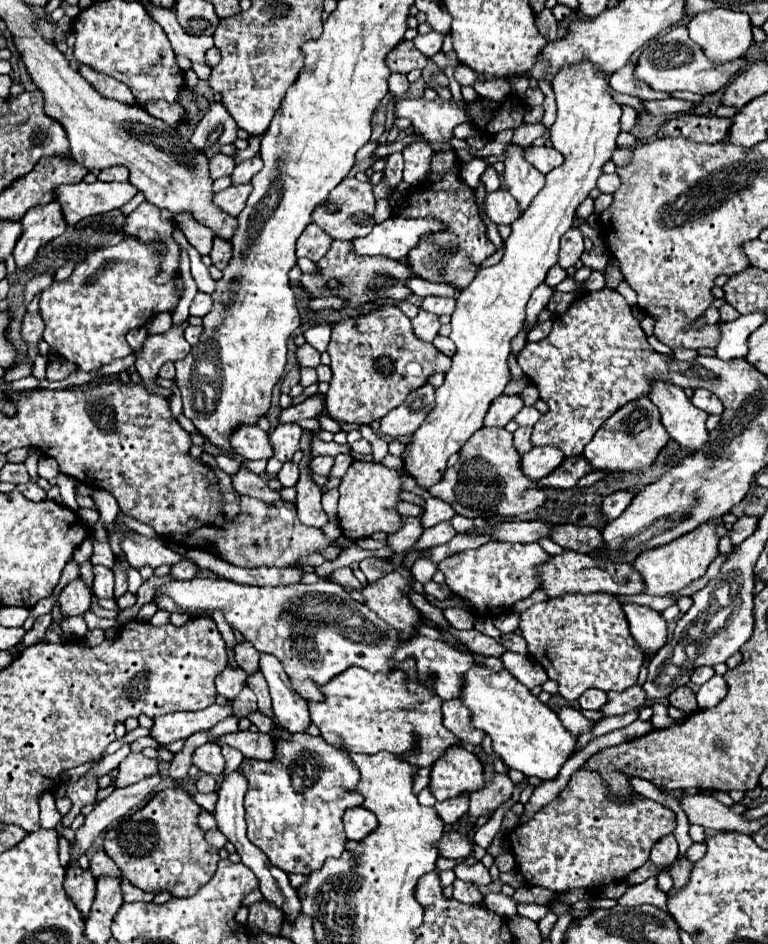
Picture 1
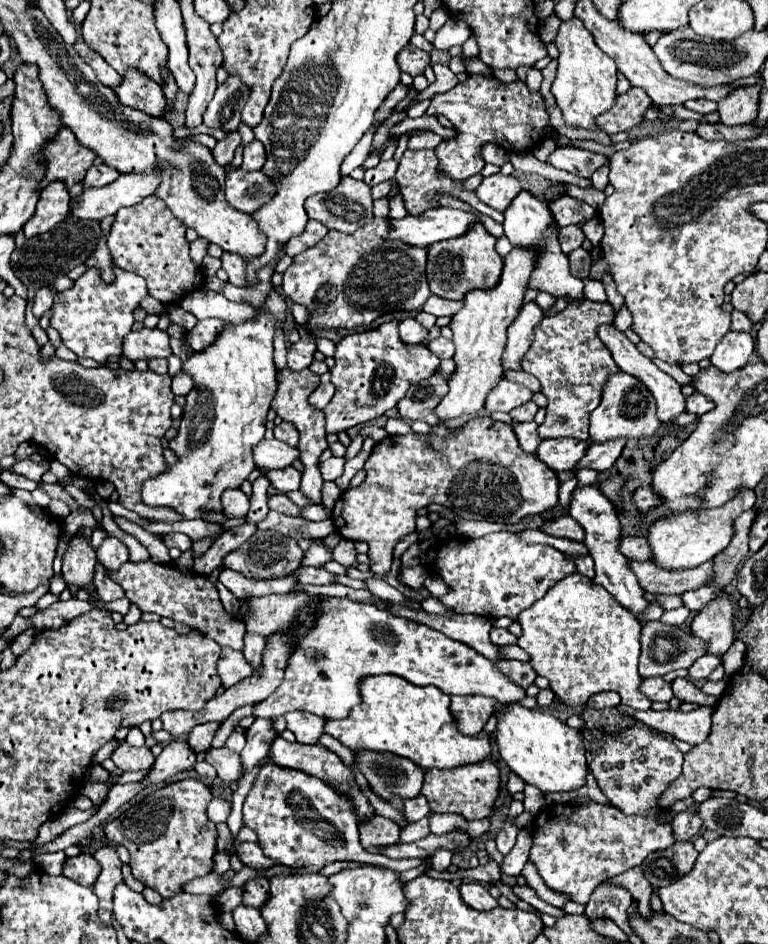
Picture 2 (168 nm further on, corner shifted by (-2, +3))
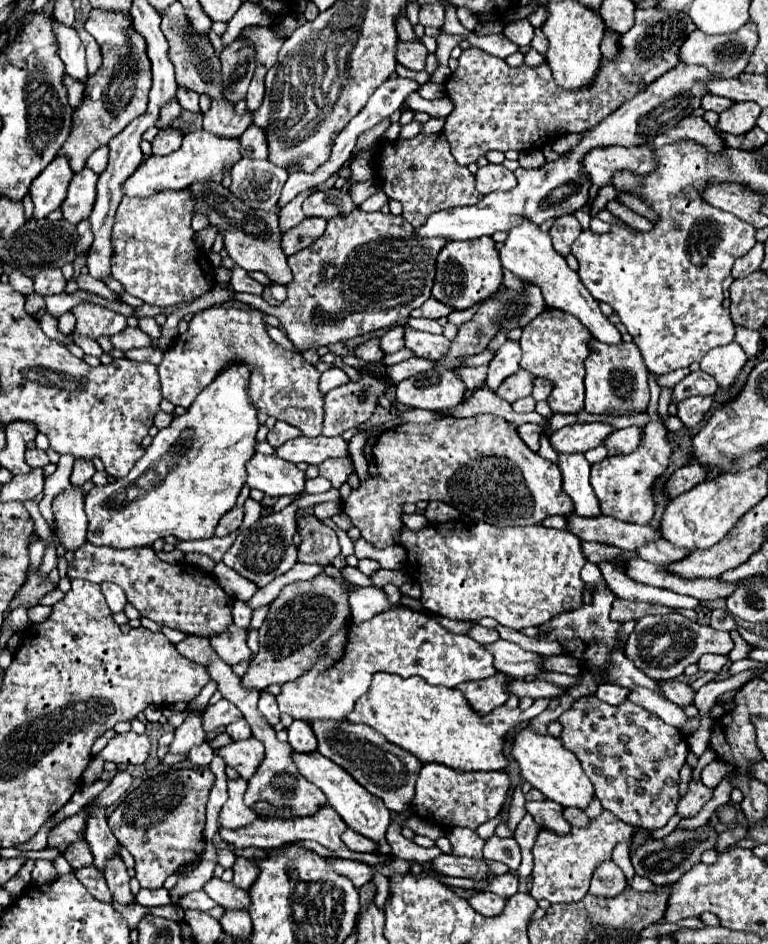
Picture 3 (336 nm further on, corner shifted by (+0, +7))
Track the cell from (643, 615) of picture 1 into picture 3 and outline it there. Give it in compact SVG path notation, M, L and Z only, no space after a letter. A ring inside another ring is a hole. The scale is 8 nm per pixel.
M559 453L559 469L563 473L563 489L575 503L575 513L581 517L601 515L597 497L589 483L591 463L583 453Z

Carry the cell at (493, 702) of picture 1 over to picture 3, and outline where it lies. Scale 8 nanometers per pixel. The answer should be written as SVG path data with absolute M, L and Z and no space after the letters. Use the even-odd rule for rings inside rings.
M523 729L513 743L513 759L519 763L521 775L527 783L539 789L549 801L559 803L561 807L577 807L585 809L595 797L593 785L589 777L581 771L581 763L577 757L563 747L563 743L551 735L537 735L531 729Z

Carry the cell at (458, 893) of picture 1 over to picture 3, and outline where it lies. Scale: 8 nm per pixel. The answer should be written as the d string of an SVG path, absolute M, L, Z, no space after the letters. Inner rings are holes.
M475 893L469 899L469 905L485 917L495 917L505 909L505 899L501 899L495 893Z

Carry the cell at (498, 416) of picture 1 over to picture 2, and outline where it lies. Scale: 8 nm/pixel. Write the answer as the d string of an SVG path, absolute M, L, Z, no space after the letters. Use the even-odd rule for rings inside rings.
M503 379L503 381L495 387L495 391L489 393L489 397L487 397L487 401L485 401L485 409L487 409L489 413L495 413L495 411L505 411L505 413L509 413L511 409L527 403L527 401L531 399L531 395L533 395L533 393L531 393L527 387Z

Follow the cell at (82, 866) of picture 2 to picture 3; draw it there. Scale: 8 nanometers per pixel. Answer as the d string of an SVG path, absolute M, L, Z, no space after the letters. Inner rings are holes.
M79 839L75 843L71 843L67 847L67 851L63 853L63 857L69 861L69 865L73 869L81 869L85 865L91 865L93 863L93 853L89 849L89 843L85 839Z

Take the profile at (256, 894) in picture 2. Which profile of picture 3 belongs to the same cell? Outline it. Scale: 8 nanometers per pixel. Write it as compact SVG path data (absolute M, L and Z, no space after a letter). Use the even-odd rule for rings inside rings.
M237 857L235 863L233 863L233 873L235 873L233 885L237 885L239 889L247 891L249 885L253 885L253 881L257 879L259 869L257 869L257 865L253 861L249 861L245 857Z

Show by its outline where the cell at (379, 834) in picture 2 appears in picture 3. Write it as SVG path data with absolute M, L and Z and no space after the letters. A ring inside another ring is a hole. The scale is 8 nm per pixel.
M391 823L391 827L387 829L387 841L393 849L393 855L399 857L399 859L405 859L405 861L413 861L413 863L429 863L433 861L435 857L441 855L441 851L437 847L429 847L429 849L423 849L419 845L415 845L411 839L405 839L401 835L401 827Z

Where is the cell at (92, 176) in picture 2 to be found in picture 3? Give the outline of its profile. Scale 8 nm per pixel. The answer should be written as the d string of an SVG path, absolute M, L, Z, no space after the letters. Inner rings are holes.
M81 169L79 173L73 175L67 199L61 203L61 213L63 221L69 221L73 225L81 223L83 219L89 217L93 203L95 203L95 183L97 183L97 173L91 169Z

